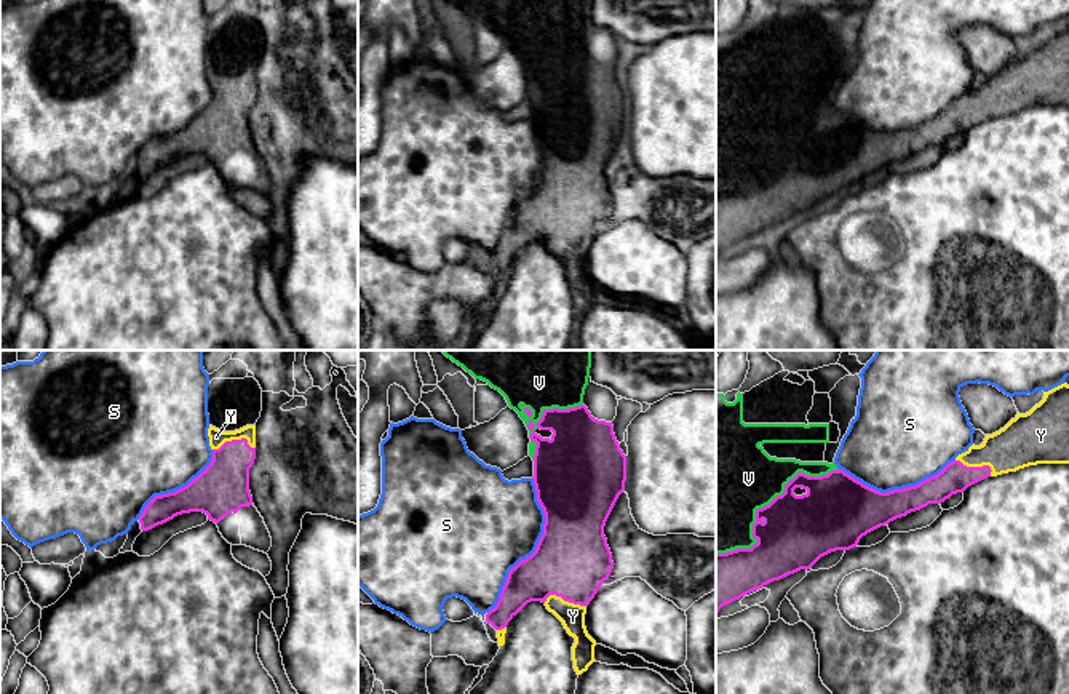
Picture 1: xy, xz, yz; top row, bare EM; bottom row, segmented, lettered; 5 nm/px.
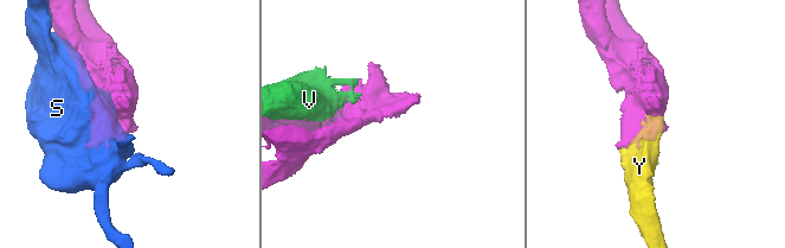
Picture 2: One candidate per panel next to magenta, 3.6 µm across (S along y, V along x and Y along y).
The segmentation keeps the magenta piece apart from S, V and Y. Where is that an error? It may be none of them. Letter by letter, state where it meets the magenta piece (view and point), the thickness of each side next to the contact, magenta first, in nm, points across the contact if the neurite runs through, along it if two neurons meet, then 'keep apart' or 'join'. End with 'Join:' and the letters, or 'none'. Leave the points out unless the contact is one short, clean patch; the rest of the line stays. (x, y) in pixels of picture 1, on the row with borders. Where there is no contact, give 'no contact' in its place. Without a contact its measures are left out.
S: meets magenta in xz at (536, 549); 380 nm thick on the magenta side, 460 nm on the other; keep apart
V: meets magenta in yz at (763, 507); 360 nm thick on the magenta side, 460 nm on the other; join
Y: meets magenta in xy at (234, 440); 260 nm thick on the magenta side, 80 nm on the other; join
Join: V, Y

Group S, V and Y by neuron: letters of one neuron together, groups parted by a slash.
S / V Y

